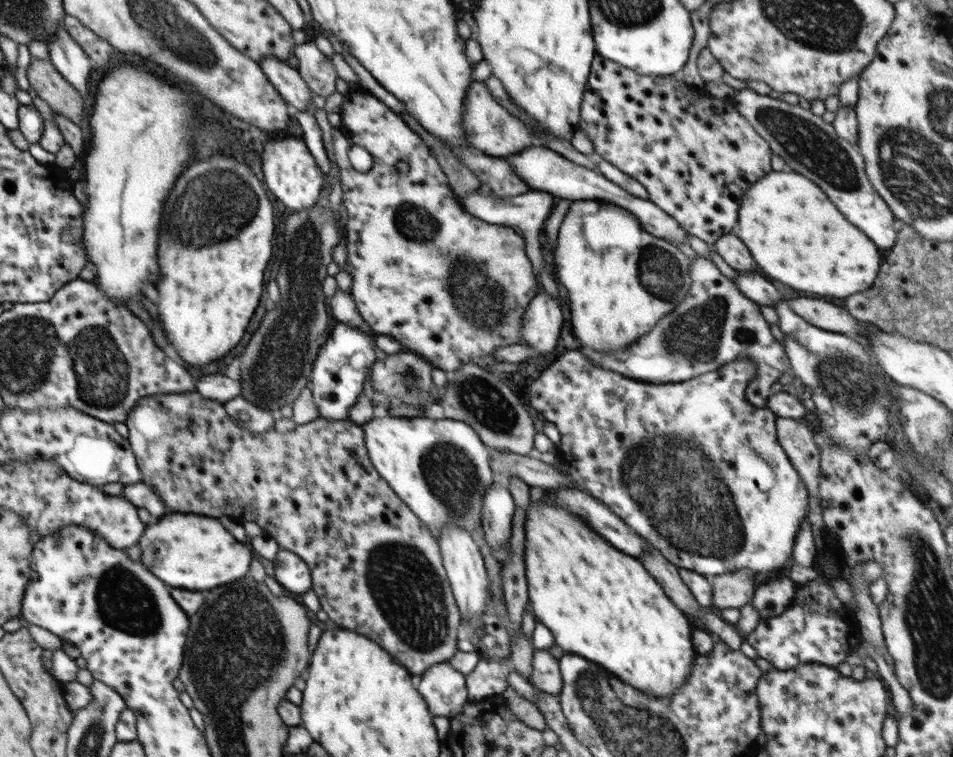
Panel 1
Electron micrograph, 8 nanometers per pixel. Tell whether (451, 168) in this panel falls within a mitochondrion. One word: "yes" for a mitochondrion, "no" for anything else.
no

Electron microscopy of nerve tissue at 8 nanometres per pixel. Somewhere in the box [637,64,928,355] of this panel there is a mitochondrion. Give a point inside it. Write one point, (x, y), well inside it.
(809, 146)

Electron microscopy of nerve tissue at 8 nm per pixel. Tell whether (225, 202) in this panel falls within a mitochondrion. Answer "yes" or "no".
yes

